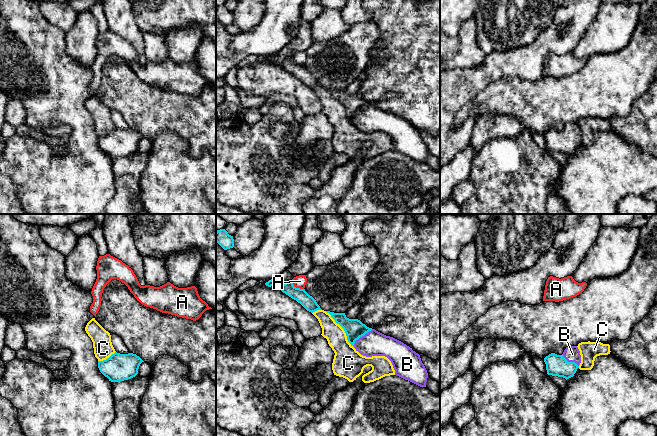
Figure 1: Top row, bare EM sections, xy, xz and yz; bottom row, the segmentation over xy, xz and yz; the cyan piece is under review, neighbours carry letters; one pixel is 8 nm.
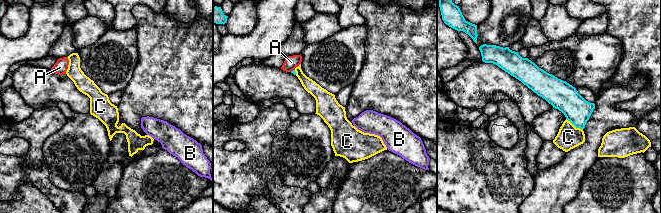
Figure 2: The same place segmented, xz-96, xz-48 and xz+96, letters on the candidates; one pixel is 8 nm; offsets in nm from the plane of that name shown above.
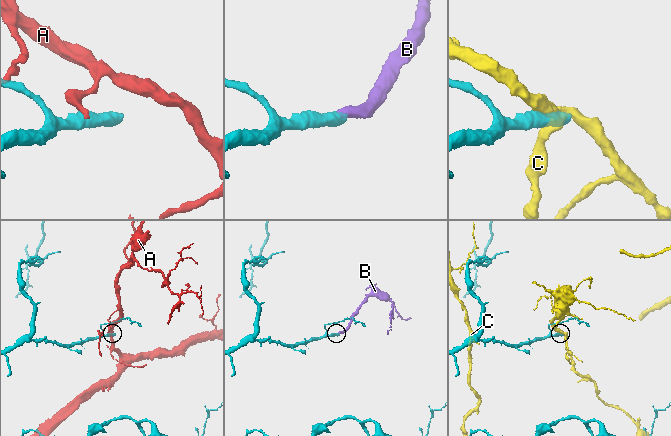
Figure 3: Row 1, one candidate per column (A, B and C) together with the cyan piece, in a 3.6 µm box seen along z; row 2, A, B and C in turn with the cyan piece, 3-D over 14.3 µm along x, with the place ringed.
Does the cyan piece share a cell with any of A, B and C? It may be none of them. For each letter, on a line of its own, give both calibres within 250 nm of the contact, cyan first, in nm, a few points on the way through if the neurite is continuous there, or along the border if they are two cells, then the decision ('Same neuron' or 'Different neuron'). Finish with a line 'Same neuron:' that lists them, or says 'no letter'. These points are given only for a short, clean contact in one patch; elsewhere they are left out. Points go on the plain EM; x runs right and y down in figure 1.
A: Thickness 110 nm (cyan) against 100 nm. Boundary: xz (291, 56), (296, 63), (303, 65). Different neuron
B: Thickness 160 nm (cyan) against 200 nm. Path across: xz (354, 104), (361, 112), (368, 118), (373, 119). Same neuron
C: Thickness 160 nm (cyan) against 200 nm. Different neuron
Same neuron: B

